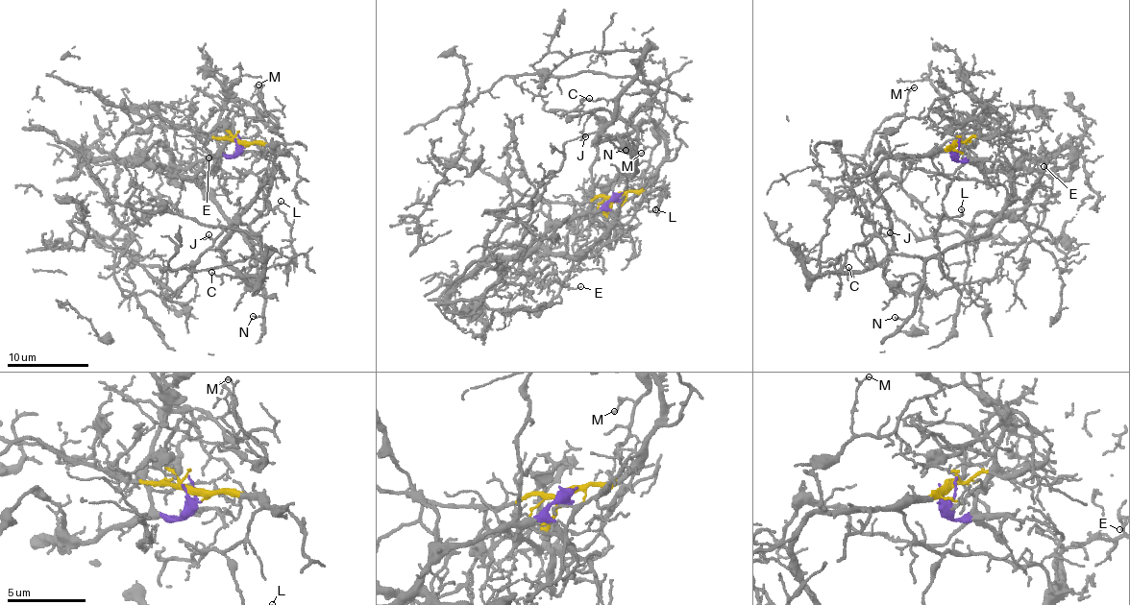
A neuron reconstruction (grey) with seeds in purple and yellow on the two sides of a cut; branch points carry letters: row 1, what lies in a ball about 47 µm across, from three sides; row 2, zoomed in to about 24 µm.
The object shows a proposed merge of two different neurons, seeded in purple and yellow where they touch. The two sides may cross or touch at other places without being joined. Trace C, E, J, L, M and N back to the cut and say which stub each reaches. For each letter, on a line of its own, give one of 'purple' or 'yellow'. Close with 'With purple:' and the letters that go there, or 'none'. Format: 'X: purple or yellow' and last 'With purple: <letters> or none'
C: yellow
E: purple
J: purple
L: yellow
M: yellow
N: purple
With purple: E, J, N

